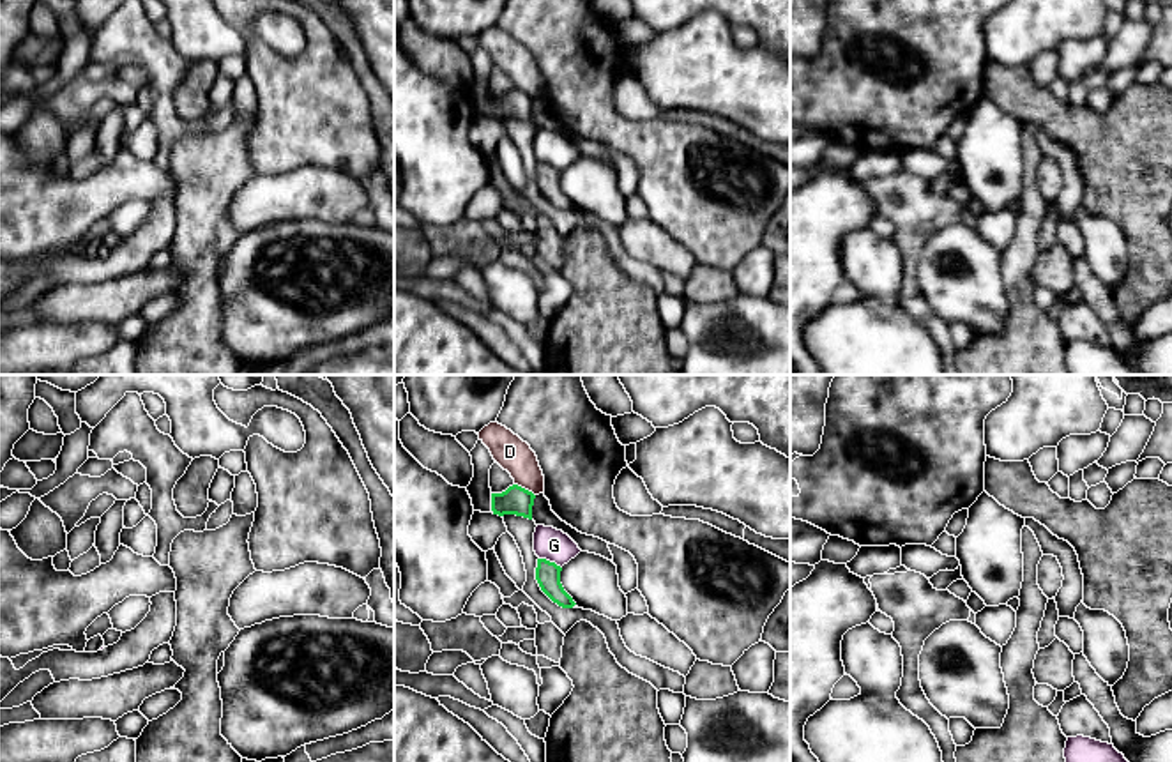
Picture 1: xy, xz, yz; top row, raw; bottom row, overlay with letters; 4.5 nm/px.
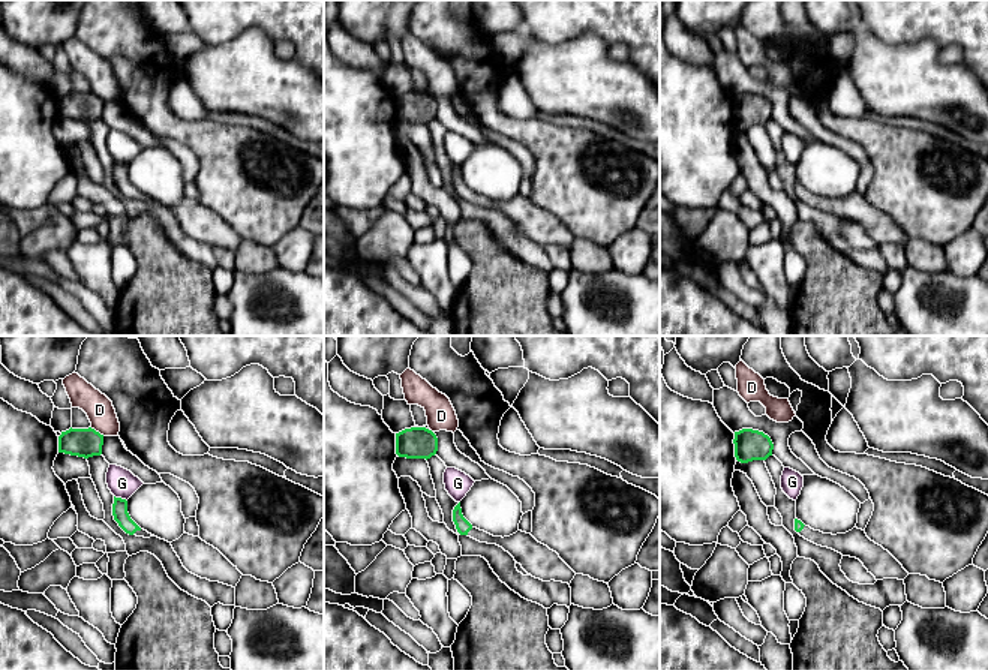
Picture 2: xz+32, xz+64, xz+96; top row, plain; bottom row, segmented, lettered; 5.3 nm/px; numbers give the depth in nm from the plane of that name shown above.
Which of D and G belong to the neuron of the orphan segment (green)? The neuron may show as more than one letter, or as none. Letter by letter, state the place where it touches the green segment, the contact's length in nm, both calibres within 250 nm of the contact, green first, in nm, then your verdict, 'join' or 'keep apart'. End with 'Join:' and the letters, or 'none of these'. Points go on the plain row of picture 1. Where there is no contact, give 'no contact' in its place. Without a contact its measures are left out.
D: meets green in xz at (524, 92); contact 110 nm long; 130 nm thick on the green side, 160 nm on the other; keep apart
G: meets green in xz at (550, 167); contact 120 nm long; 110 nm thick on the green side, 150 nm on the other; keep apart
Join: none of these

